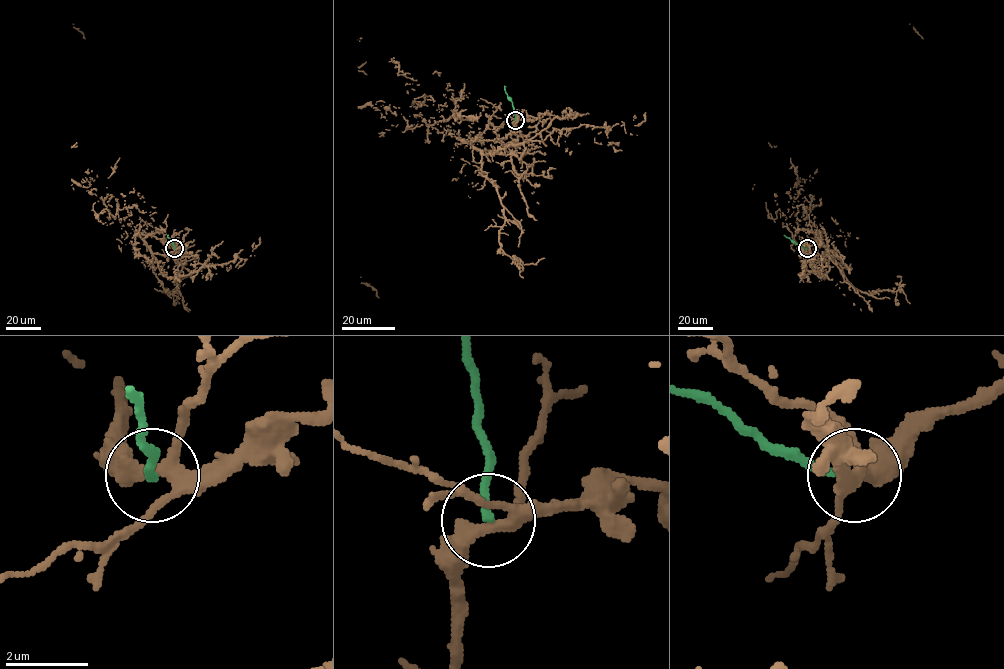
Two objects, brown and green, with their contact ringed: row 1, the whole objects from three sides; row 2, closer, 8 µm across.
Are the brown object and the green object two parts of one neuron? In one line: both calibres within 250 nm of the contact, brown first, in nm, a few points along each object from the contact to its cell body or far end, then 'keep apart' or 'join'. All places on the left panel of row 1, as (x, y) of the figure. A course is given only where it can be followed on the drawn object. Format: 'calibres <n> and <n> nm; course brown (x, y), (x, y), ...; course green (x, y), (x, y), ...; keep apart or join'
calibres 340 and 200 nm; course brown (174, 248), (137, 232), (129, 224), (122, 226), (101, 197), (91, 193), (84, 37), (73, 27); course green (174, 248), (167, 235); keep apart

